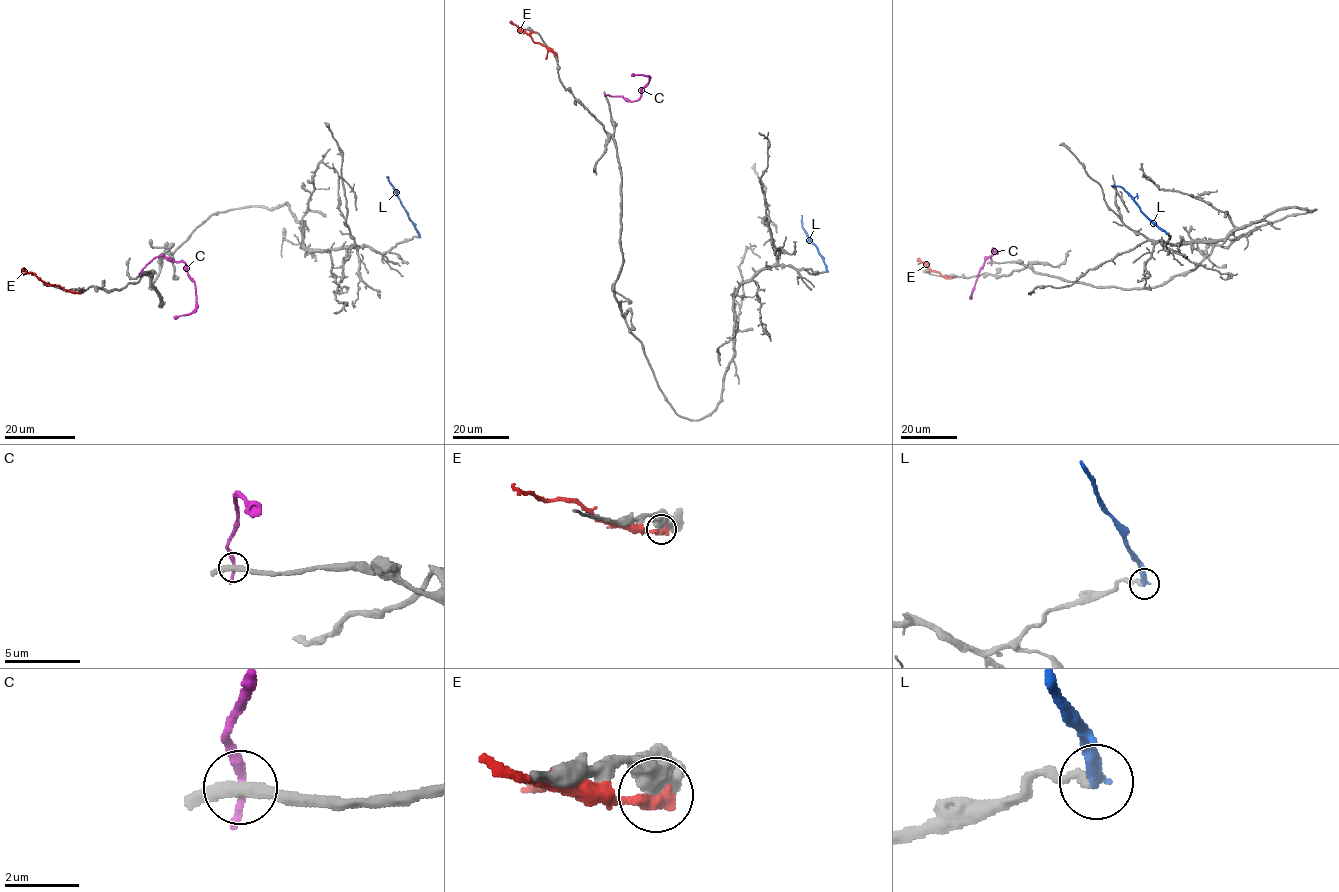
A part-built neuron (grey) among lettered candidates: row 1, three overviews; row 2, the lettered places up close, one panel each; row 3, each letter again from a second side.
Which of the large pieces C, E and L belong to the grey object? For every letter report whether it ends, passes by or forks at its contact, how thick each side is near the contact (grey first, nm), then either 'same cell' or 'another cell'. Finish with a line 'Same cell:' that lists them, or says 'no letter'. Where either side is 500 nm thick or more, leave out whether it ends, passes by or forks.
C: it ends there; 300 nm thick on the grey side, 300 nm on the other; another cell
E: 550 nm thick on the grey side, 420 nm on the other; another cell
L: it ends there; 260 nm thick on the grey side, 320 nm on the other; same cell
Same cell: L

